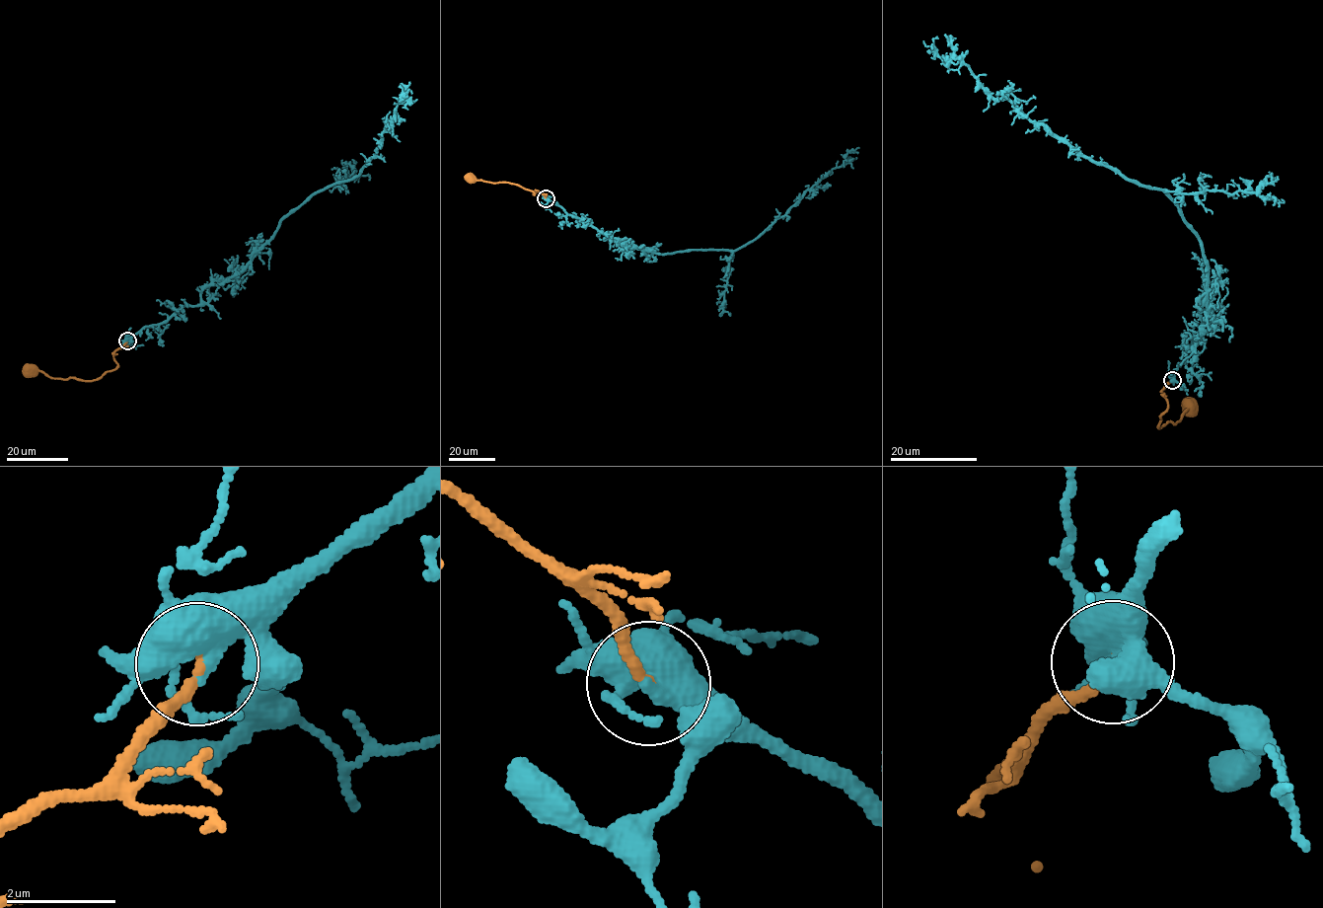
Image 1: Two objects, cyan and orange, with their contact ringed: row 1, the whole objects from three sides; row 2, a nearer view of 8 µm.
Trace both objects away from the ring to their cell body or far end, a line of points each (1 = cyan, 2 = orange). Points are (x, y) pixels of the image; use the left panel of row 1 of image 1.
1: (127, 340), (182, 307), (196, 306), (201, 291), (246, 266), (278, 224), (313, 194), (357, 177), (408, 89)
2: (127, 340), (114, 351), (117, 367), (95, 379), (56, 378), (39, 371), (29, 371)

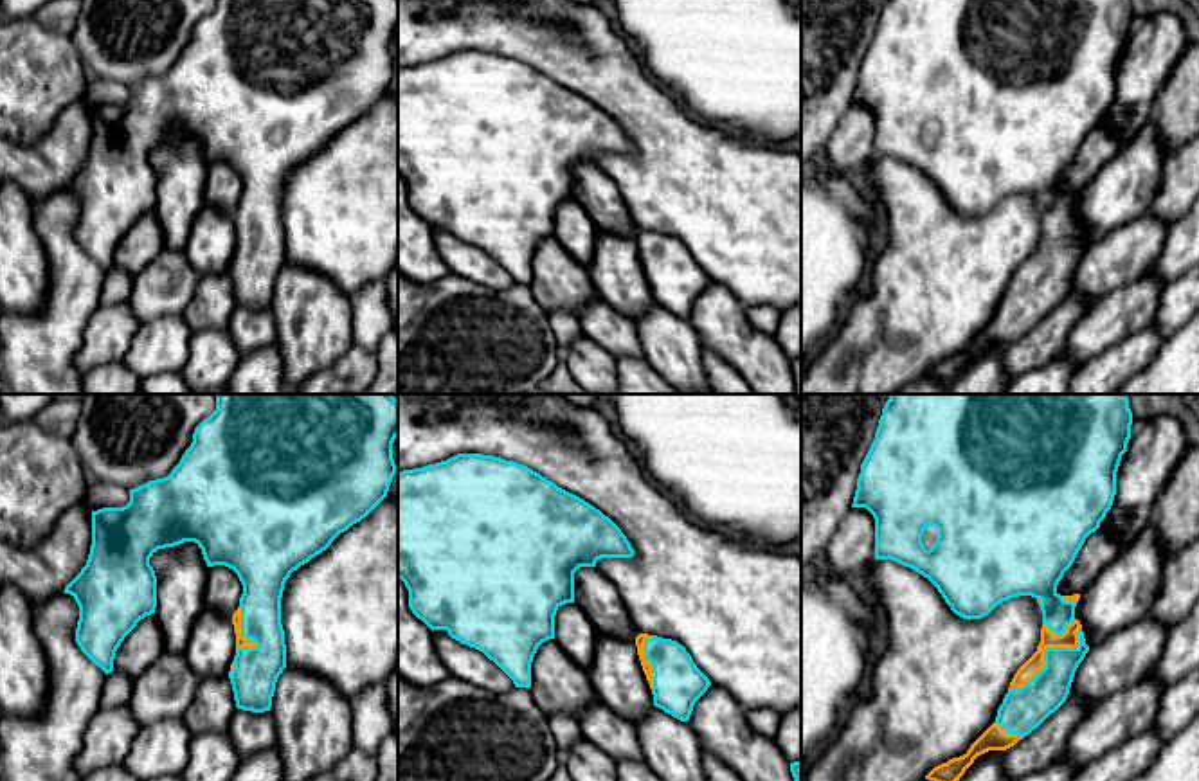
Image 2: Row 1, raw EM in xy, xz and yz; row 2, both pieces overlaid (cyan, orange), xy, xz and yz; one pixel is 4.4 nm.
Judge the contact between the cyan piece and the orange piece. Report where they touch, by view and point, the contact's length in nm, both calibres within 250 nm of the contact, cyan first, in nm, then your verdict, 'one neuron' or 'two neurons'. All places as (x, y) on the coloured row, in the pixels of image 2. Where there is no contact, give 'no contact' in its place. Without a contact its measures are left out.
meets cyan in yz at (1045, 652); contact 420 nm long; 180 nm thick on the cyan side, 80 nm on the other; one neuron

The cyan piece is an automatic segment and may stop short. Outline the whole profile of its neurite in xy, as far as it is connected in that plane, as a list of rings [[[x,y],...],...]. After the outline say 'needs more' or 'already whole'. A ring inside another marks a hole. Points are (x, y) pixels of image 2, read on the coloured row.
[[[216,394],[216,410],[194,428],[191,446],[167,477],[130,489],[130,502],[122,507],[92,511],[86,565],[63,590],[79,606],[76,642],[81,651],[106,675],[112,673],[124,637],[157,608],[157,576],[149,558],[158,549],[194,542],[207,567],[225,565],[243,585],[232,615],[236,655],[229,671],[236,707],[270,711],[275,682],[286,668],[281,624],[284,583],[293,570],[326,551],[340,533],[365,518],[387,497],[396,473],[396,437],[398,399],[392,394]]] | needs more

